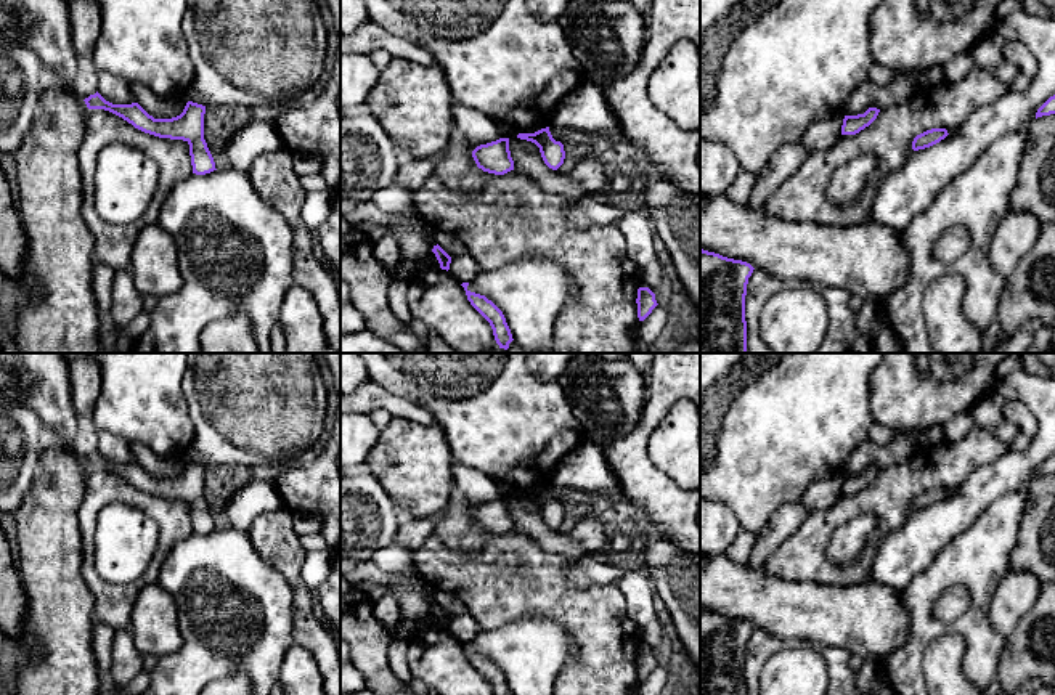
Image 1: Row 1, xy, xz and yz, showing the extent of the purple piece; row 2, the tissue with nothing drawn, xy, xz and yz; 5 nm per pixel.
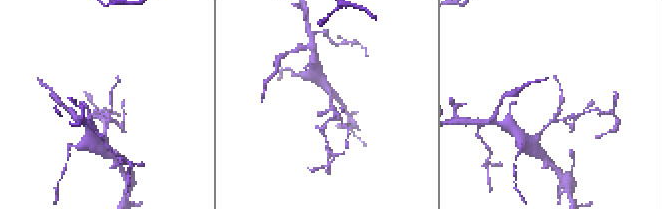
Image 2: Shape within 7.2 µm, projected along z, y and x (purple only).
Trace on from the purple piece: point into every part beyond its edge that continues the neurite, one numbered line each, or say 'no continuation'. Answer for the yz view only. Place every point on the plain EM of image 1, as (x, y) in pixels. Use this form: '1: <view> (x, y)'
no continuation

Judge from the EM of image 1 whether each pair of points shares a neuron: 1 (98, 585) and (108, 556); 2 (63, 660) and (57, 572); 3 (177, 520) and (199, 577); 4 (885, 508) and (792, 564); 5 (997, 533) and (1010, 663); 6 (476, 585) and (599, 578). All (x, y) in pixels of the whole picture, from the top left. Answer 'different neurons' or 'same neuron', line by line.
1: different neurons
2: same neuron
3: different neurons
4: same neuron
5: different neurons
6: different neurons

